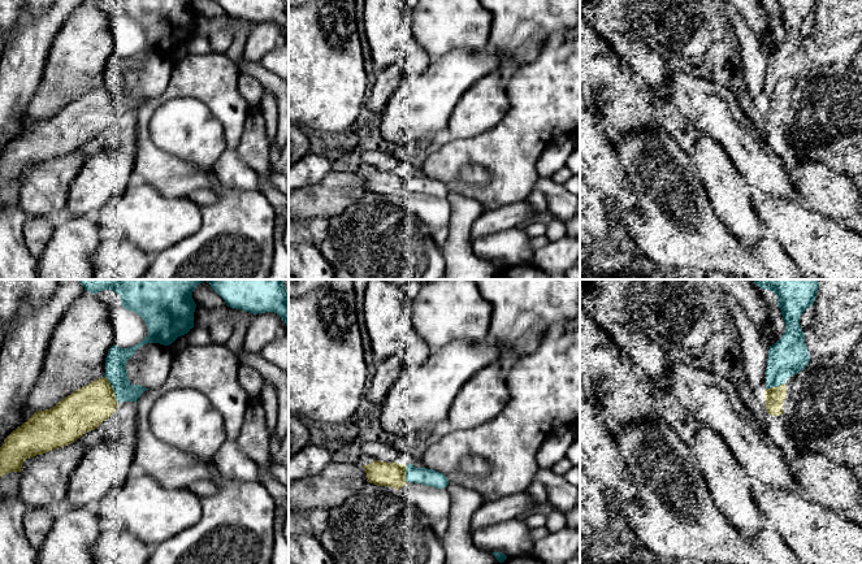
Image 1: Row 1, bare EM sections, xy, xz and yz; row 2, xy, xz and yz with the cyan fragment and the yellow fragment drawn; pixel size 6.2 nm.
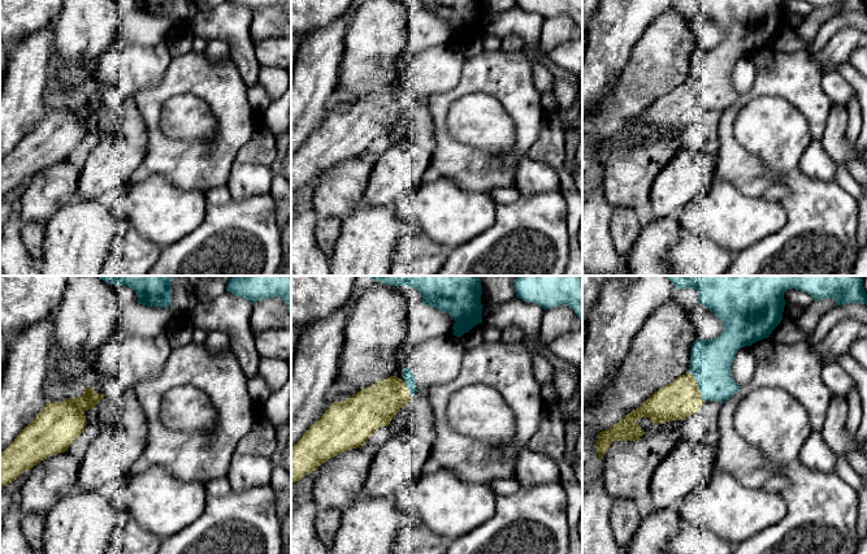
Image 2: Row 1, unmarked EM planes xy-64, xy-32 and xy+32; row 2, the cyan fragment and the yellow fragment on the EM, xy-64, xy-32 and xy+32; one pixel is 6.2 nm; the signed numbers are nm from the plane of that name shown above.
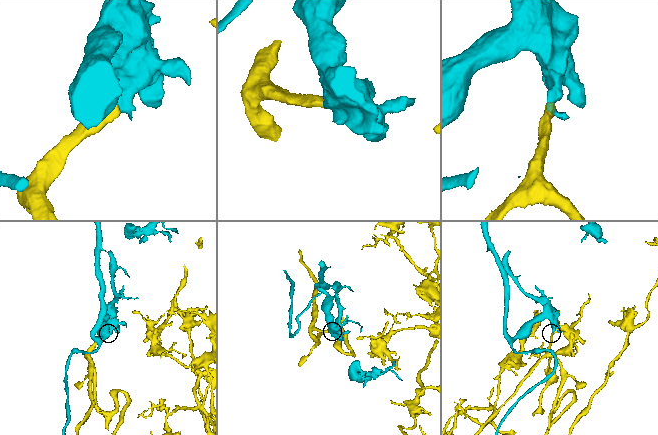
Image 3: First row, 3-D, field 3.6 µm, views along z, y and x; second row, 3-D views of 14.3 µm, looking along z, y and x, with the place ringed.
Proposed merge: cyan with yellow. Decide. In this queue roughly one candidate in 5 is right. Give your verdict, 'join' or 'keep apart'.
keep apart

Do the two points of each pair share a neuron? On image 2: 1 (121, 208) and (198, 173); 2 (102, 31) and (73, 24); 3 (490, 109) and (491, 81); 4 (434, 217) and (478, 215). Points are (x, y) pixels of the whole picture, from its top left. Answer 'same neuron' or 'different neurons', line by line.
1: different neurons
2: same neuron
3: different neurons
4: same neuron

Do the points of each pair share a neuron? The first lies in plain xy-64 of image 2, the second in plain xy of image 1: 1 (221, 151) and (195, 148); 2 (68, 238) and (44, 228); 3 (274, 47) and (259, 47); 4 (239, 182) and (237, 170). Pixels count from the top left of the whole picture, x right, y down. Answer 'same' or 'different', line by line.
1: different
2: different
3: different
4: same

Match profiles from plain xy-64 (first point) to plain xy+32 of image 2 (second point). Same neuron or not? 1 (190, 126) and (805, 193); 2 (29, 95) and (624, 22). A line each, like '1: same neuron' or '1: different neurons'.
1: same neuron
2: same neuron

